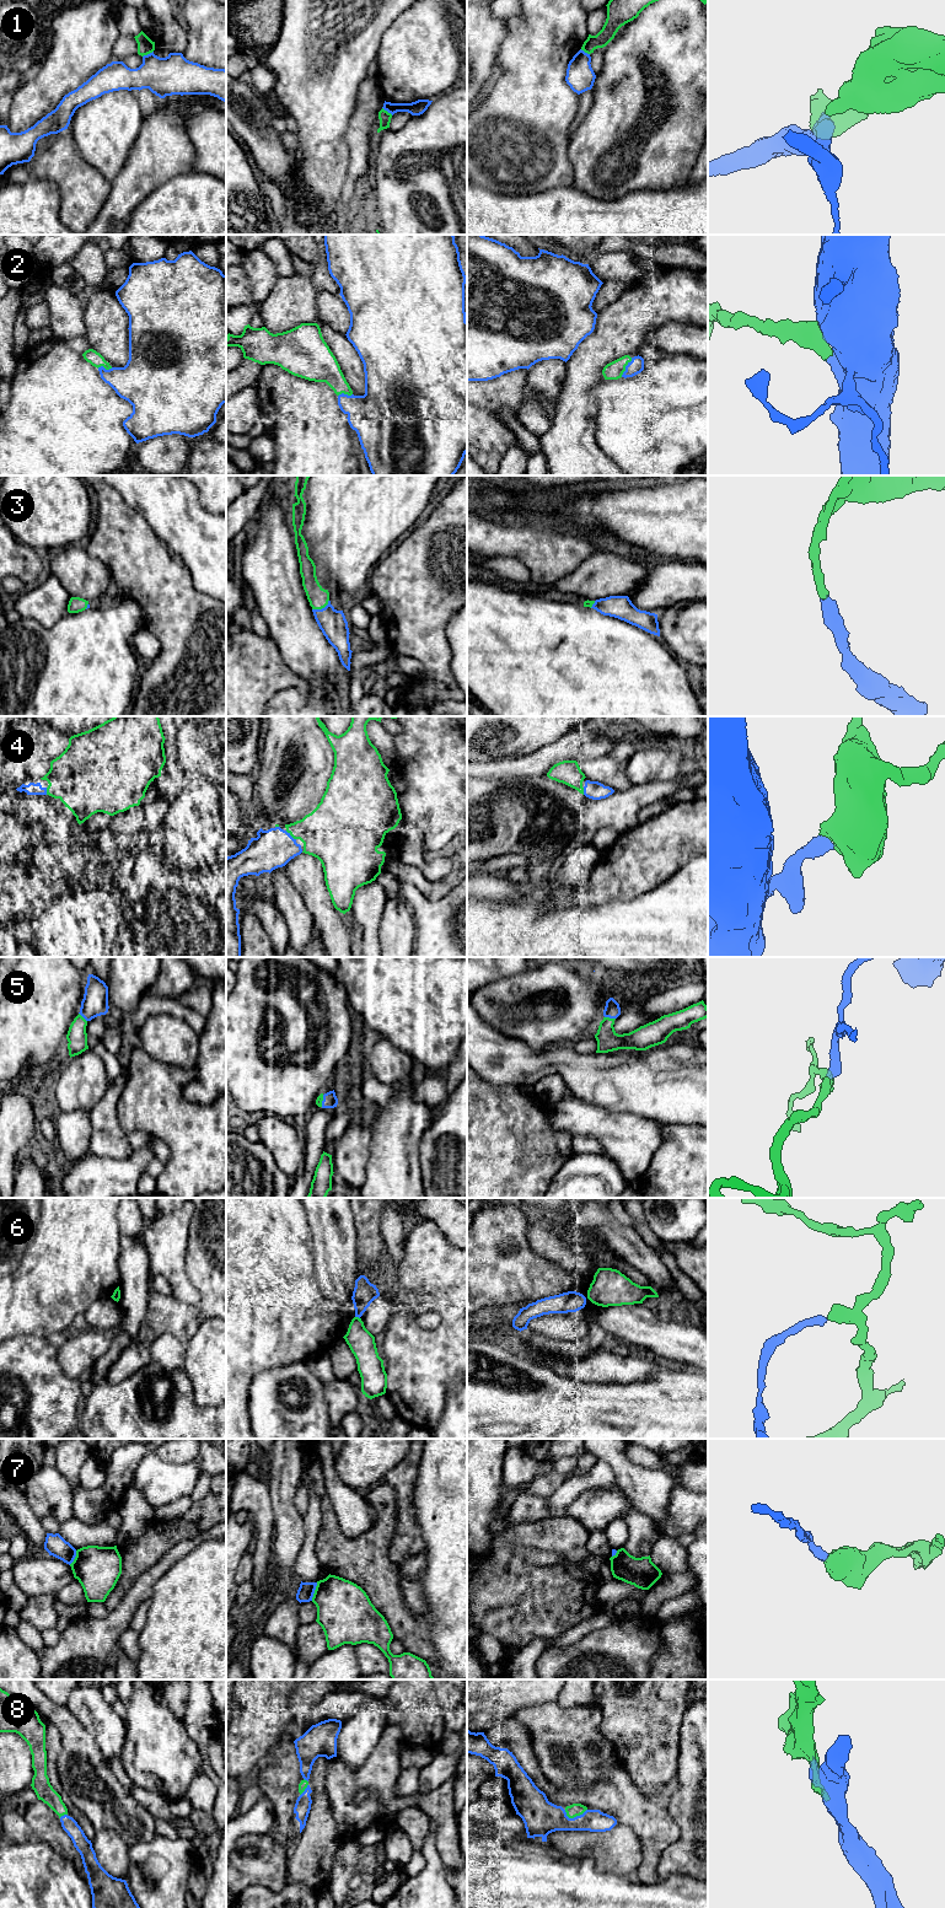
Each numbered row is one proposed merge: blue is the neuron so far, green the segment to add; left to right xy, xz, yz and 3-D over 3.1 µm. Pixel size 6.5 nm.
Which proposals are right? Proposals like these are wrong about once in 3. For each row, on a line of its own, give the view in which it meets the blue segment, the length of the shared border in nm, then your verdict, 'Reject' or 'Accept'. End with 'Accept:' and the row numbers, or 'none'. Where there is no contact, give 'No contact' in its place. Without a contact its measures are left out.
1: Touches blue in xy. Shared border 80 nm. Reject
2: Touches blue in yz. Shared border 150 nm. Accept
3: Touches blue in xz. Shared border 130 nm. Accept
4: Touches blue in xz. Shared border 90 nm. Accept
5: Touches blue in yz. Shared border 70 nm. Accept
6: Touches blue in xz. Shared border 40 nm. Reject
7: Touches blue in xz. Shared border 130 nm. Reject
8: Touches blue in yz. Shared border 150 nm. Accept
Accept: 2, 3, 4, 5, 8

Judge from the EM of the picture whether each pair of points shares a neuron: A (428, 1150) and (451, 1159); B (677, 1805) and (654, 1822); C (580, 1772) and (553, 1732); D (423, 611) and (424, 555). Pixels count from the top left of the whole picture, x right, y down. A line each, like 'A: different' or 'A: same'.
A: same
B: different
C: same
D: same

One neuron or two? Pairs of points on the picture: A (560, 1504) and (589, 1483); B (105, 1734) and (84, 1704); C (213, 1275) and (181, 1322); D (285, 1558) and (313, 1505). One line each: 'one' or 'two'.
A: one
B: one
C: one
D: two

